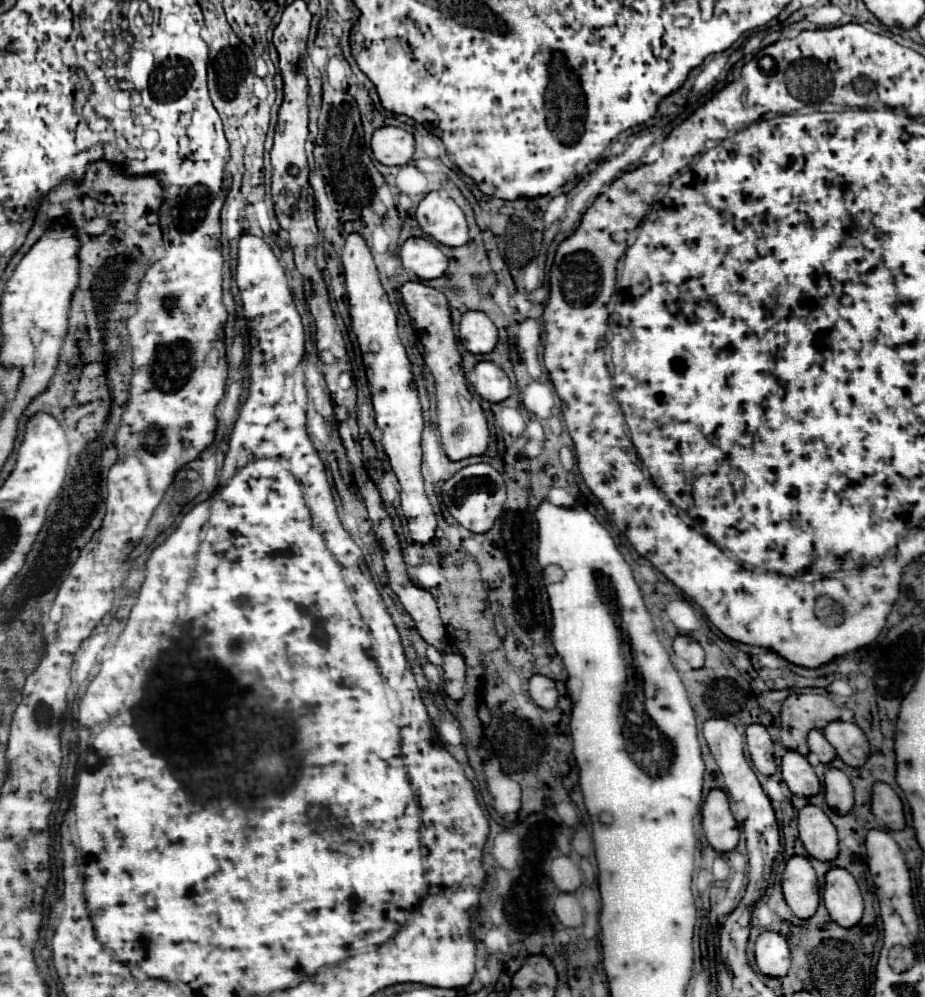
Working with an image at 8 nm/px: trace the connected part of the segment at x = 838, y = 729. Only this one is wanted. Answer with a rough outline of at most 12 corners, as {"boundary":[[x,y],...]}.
{"boundary":[[829,722],[825,738],[847,766],[863,766],[869,744],[853,722]]}

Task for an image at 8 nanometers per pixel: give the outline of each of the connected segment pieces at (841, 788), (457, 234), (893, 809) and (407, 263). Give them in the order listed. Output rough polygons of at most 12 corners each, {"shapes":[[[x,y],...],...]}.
{"shapes":[[[843,770],[825,772],[825,800],[837,814],[853,808],[853,788]],[[439,192],[419,202],[421,230],[443,246],[469,240],[463,210]],[[877,782],[871,812],[889,830],[905,826],[895,790]],[[409,238],[403,266],[421,280],[443,276],[447,258],[437,244]]]}

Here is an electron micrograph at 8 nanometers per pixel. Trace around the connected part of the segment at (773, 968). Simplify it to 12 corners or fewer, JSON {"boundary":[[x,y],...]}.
{"boundary":[[761,932],[755,962],[761,974],[783,978],[791,964],[787,940]]}

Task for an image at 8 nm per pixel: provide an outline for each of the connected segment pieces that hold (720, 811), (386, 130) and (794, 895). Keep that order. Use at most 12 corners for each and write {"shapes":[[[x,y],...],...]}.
{"shapes":[[[723,790],[703,802],[703,832],[715,852],[729,852],[739,830]],[[403,128],[373,132],[371,150],[381,164],[411,162],[415,140]],[[791,856],[783,896],[797,918],[819,906],[817,876],[805,856]]]}

